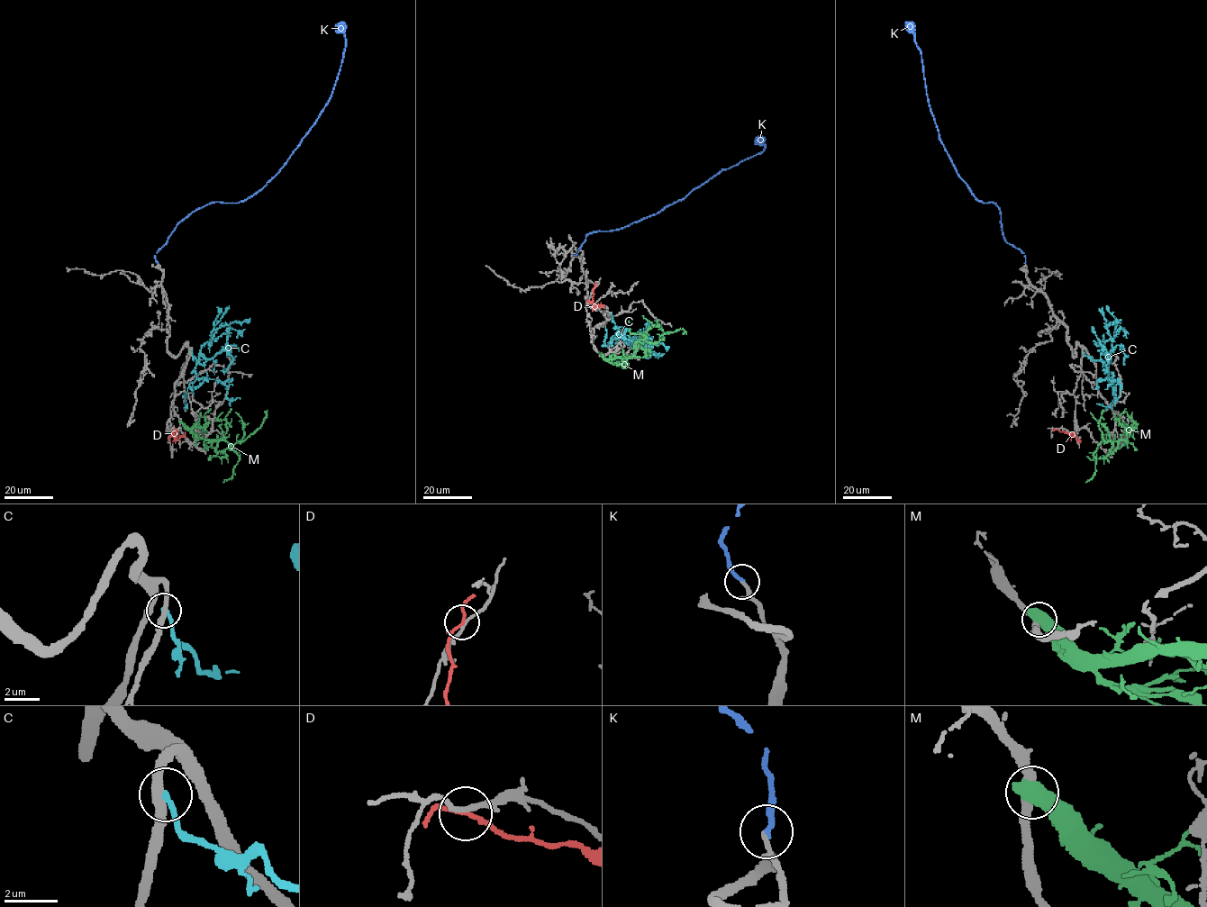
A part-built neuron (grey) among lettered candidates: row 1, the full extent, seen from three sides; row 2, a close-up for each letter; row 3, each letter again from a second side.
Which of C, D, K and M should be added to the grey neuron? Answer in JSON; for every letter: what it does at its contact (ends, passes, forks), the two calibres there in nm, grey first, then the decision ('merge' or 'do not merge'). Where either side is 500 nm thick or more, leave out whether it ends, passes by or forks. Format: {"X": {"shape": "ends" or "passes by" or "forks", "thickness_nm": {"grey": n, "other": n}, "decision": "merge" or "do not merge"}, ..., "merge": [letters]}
{"C": {"shape": "ends", "thickness_nm": {"grey": 280, "other": 200}, "decision": "do not merge"}, "D": {"shape": "passes by", "thickness_nm": {"grey": 160, "other": 150}, "decision": "do not merge"}, "K": {"shape": "ends", "thickness_nm": {"grey": 120, "other": 240}, "decision": "merge"}, "M": {"thickness_nm": {"grey": 360, "other": 850}, "decision": "do not merge"}, "merge": ["K"]}

